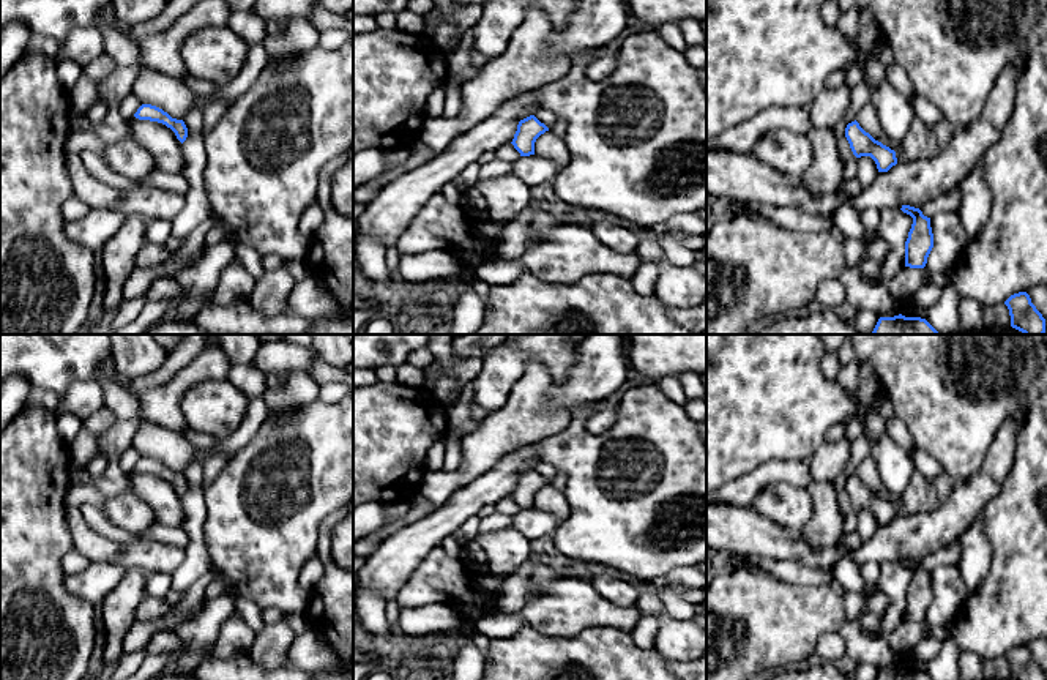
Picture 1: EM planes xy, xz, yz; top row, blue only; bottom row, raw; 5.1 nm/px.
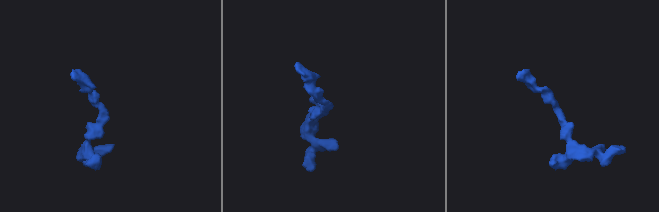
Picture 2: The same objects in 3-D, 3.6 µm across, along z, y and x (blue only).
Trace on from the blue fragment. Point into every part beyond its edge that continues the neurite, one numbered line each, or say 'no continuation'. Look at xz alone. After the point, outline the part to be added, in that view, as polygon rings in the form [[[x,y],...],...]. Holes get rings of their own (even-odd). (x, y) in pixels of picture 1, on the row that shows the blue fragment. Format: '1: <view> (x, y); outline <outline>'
no continuation

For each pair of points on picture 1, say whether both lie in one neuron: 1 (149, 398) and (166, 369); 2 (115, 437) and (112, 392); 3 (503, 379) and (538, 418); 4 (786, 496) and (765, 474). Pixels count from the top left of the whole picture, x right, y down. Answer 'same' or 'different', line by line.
1: different
2: different
3: different
4: different

